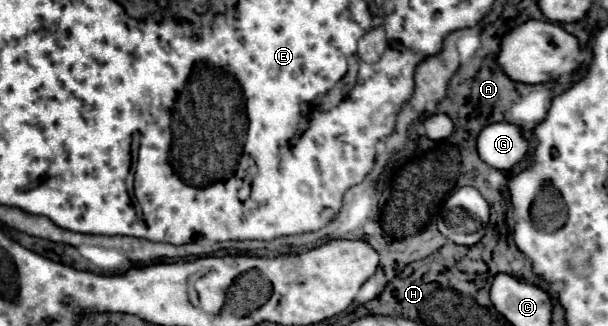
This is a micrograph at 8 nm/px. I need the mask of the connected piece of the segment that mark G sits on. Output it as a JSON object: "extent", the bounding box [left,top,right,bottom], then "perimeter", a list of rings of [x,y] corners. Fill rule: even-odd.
{"extent":[478,122,530,170],"perimeter":[[[510,122],[490,124],[478,134],[480,158],[498,170],[514,168],[528,156],[528,150],[530,140],[524,136],[520,126]]]}

